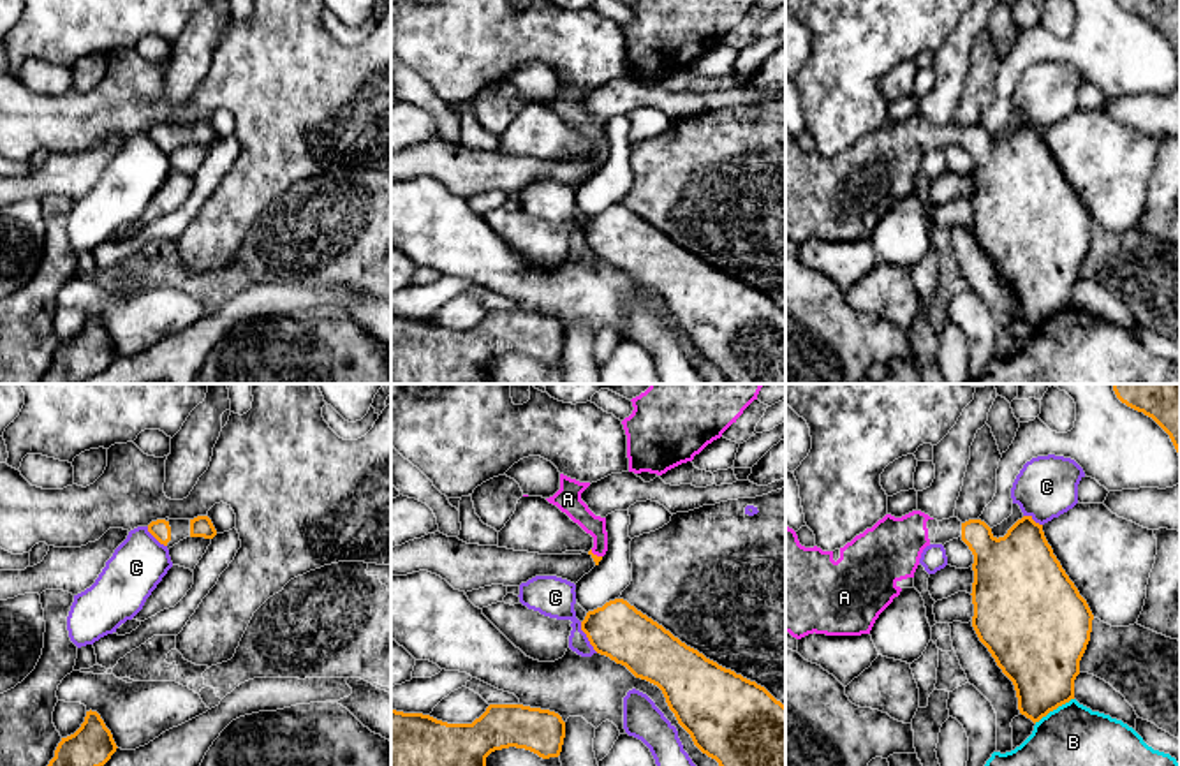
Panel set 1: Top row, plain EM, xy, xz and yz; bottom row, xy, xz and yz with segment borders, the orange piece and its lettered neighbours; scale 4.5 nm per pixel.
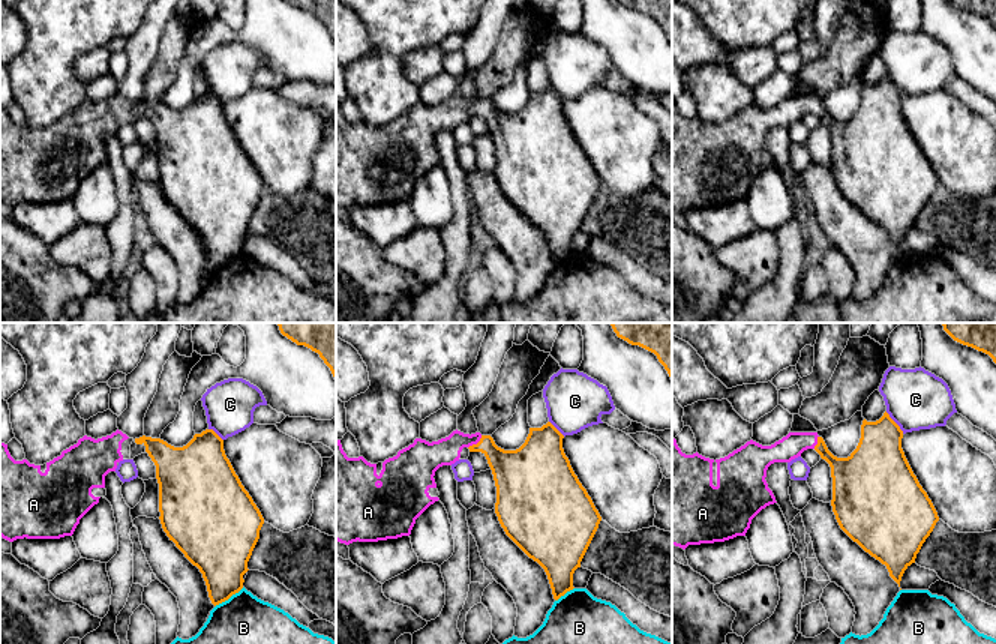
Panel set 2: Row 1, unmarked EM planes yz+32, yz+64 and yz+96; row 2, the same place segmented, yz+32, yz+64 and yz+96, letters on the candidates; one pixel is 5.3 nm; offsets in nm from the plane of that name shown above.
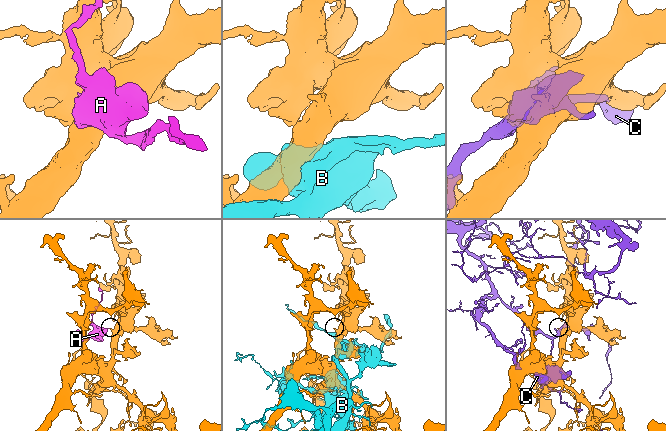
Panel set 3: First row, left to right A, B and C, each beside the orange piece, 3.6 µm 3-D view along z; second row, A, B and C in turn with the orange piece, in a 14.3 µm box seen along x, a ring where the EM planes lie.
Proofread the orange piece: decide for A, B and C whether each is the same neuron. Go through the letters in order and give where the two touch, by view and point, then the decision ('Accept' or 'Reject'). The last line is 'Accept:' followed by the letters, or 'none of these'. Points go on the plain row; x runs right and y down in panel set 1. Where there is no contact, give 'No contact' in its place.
A: Touches orange at xz (596, 161). Accept
B: Touches orange at yz (1054, 314). Reject
C: Touches orange at xz (587, 242). Reject
Accept: A

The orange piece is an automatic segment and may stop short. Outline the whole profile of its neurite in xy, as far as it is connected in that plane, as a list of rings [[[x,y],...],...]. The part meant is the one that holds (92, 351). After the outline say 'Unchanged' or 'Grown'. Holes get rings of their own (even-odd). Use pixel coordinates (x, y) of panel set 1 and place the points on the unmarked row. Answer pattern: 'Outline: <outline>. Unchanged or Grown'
Outline: [[[86,317],[81,333],[62,343],[55,363],[37,384],[79,384],[81,380],[104,372],[116,357],[111,336],[97,317]]]. Unchanged

